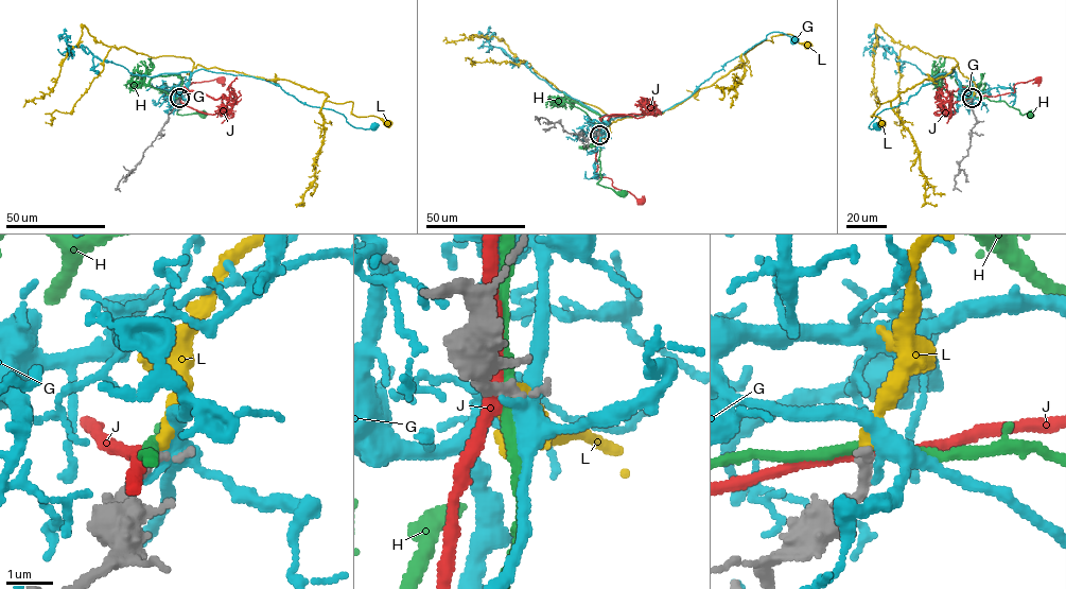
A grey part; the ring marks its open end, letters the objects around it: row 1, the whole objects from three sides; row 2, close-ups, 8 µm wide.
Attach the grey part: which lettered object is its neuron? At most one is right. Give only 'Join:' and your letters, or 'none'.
Join: L

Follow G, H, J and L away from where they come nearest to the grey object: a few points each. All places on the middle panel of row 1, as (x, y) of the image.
G: (599, 136), (600, 123), (616, 117), (659, 114), (684, 100), (727, 63), (770, 33), (782, 32), (793, 39)
H: (599, 136), (598, 126), (570, 103), (578, 103), (601, 119), (599, 138), (593, 145), (582, 148)
J: (599, 136), (597, 175), (610, 177), (614, 187), (630, 192), (641, 201)
L: (599, 136), (606, 138), (617, 120), (674, 108), (773, 36), (790, 34), (808, 46)

